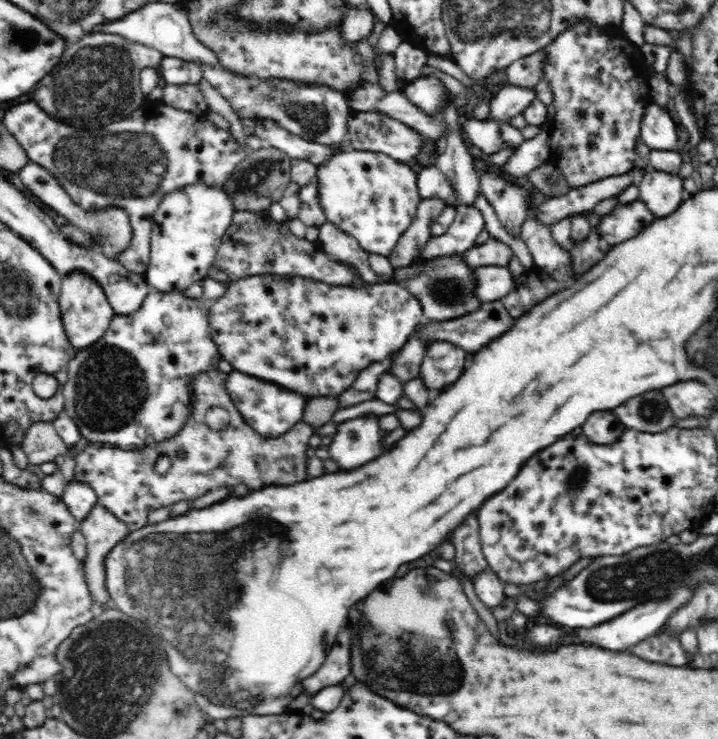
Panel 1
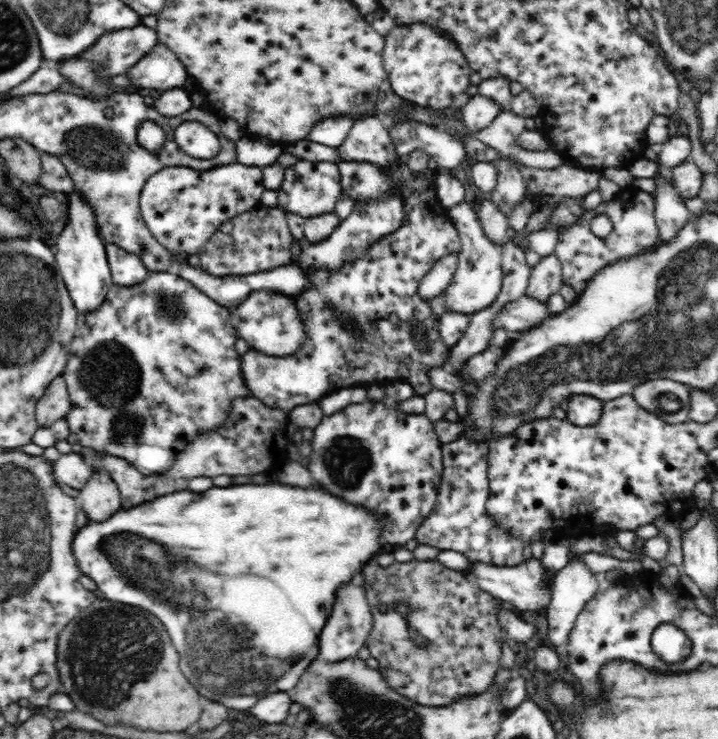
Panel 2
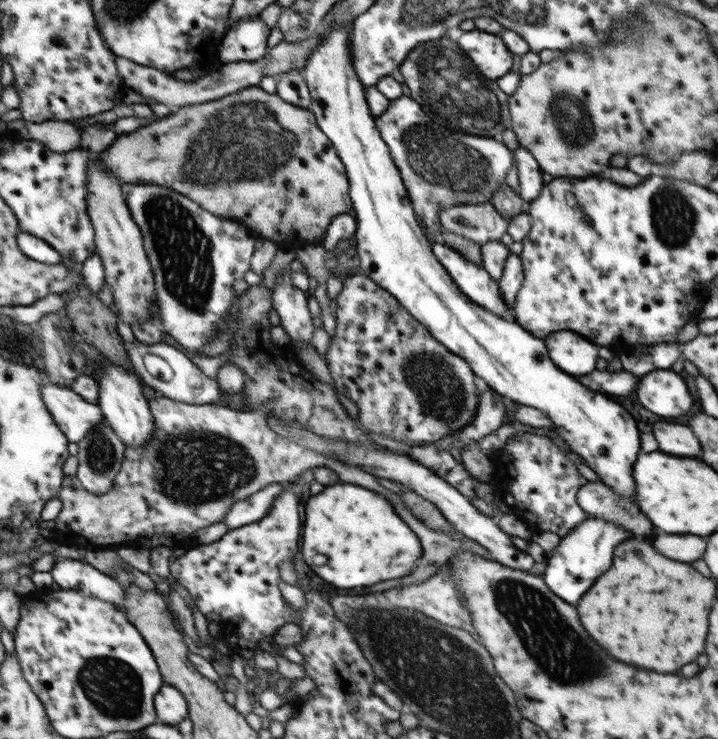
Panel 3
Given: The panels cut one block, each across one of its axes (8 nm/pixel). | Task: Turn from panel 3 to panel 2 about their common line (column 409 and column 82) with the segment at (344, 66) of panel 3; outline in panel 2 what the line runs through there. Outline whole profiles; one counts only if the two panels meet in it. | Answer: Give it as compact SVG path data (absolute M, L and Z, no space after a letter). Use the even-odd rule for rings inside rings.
M76 189L68 196L68 201L70 202L68 204L67 223L64 225L64 230L56 238L56 245L53 248L55 251L57 272L59 281L64 282L66 285L68 294L74 302L78 314L90 313L98 310L102 306L102 302L105 302L108 290L113 285L114 276L111 273L110 263L108 263L108 257L106 256L106 244L100 237L96 226L96 215L94 215L93 209L81 198L81 194L77 194Z

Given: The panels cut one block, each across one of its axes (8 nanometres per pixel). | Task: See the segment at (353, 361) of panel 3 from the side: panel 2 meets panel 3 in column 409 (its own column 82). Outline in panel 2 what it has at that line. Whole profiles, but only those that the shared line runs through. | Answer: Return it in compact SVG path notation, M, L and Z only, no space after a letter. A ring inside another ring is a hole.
M152 271L144 279L144 282L137 285L113 284L108 290L105 302L102 302L102 306L98 310L79 314L78 328L71 340L68 362L62 374L66 381L66 387L68 387L68 393L70 393L71 404L65 419L68 421L71 432L74 432L79 438L80 444L85 448L96 450L99 454L124 458L140 474L150 476L150 474L162 474L162 472L170 470L178 452L184 450L184 444L192 442L204 430L218 428L228 418L230 408L232 408L232 400L251 396L250 389L242 377L241 356L235 347L238 333L230 323L233 310L232 307L217 304L189 280L167 271Z

